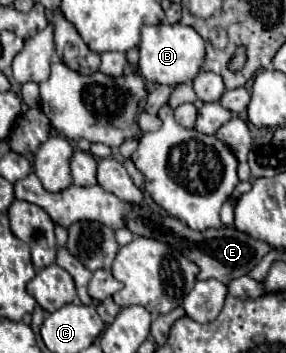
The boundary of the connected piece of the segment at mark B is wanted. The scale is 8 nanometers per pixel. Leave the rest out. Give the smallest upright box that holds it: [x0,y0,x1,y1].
[139,24,205,86]

